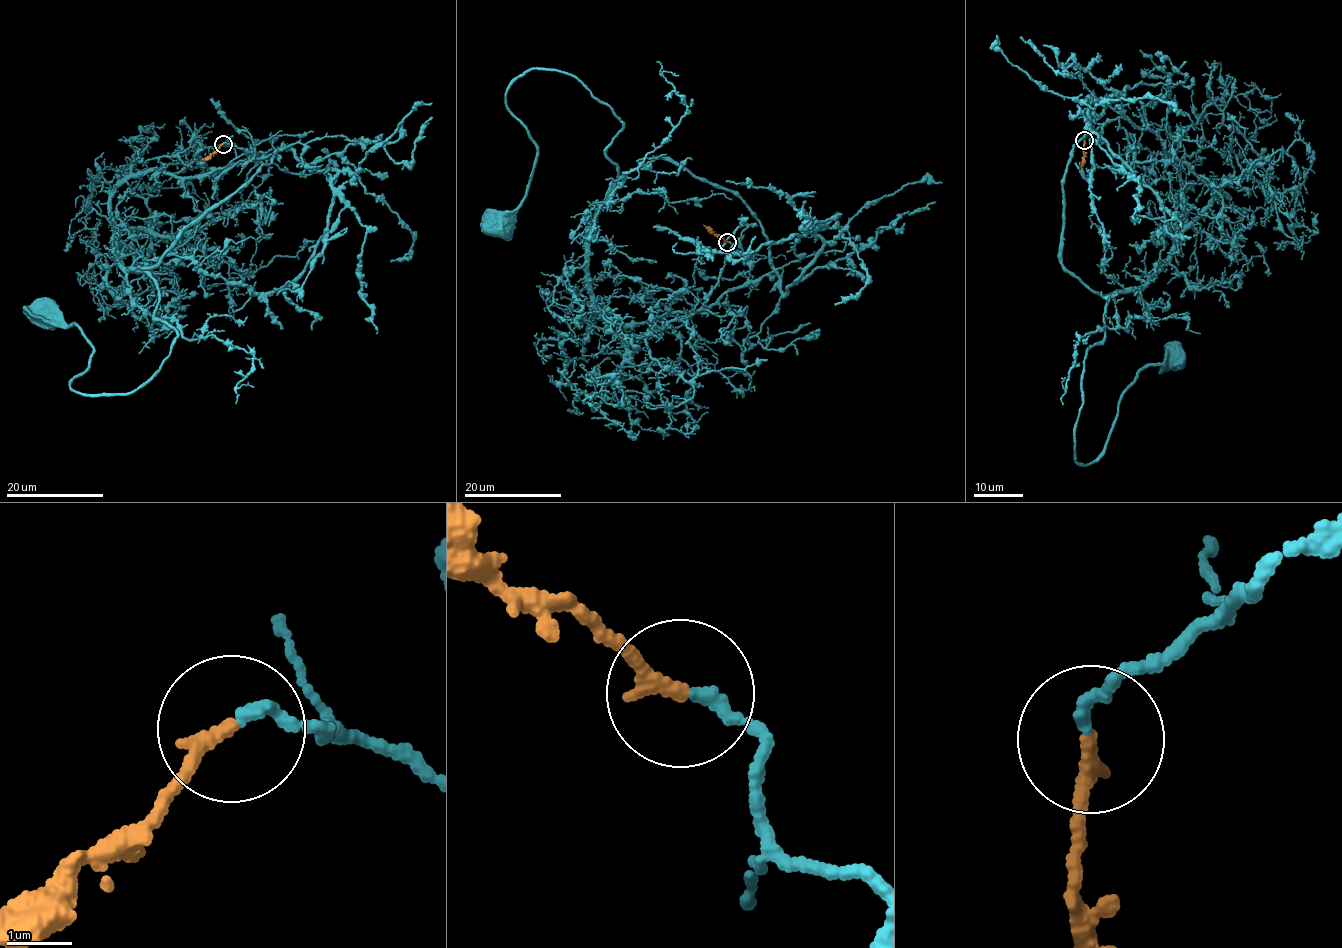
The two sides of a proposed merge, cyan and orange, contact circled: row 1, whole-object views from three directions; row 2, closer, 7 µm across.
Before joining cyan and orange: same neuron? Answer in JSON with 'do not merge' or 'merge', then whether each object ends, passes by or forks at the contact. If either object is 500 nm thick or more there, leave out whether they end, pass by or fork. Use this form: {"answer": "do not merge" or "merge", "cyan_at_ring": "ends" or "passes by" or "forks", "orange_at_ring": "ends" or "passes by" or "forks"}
{"answer": "merge", "cyan_at_ring": "ends", "orange_at_ring": "ends"}

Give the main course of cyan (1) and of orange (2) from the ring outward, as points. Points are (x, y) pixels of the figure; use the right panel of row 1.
1: (1085, 140), (1119, 111), (1063, 188), (1063, 266), (1116, 294), (1078, 465), (1175, 357)
2: (1085, 140), (1084, 161), (1080, 170)

